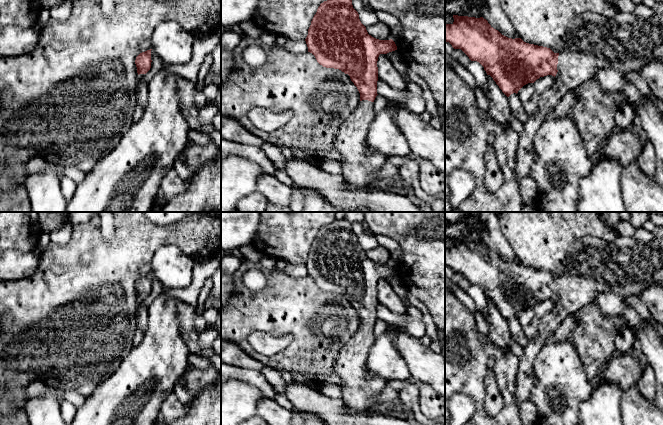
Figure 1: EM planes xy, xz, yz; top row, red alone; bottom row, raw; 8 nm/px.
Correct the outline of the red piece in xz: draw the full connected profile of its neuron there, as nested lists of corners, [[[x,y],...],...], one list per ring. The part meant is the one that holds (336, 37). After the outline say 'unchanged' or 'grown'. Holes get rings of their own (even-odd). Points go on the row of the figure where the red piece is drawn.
[[[327,0],[321,3],[311,21],[305,41],[308,52],[315,56],[320,65],[339,69],[348,74],[360,93],[357,108],[341,123],[333,143],[333,149],[341,155],[341,175],[353,187],[371,189],[384,187],[385,183],[378,181],[375,175],[387,158],[375,151],[369,153],[367,135],[376,114],[374,100],[378,95],[378,57],[380,54],[397,50],[395,42],[392,39],[379,40],[369,35],[359,19],[358,12],[353,8],[352,0]]]; grown

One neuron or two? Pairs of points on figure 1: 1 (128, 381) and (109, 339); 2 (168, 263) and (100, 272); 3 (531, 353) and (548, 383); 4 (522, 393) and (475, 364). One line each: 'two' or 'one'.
1: two
2: two
3: two
4: two

